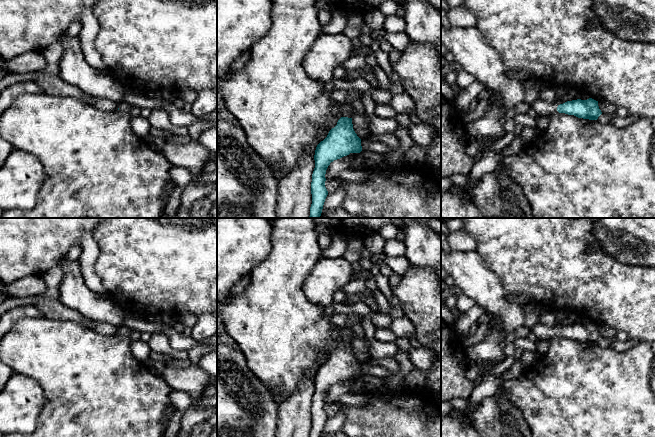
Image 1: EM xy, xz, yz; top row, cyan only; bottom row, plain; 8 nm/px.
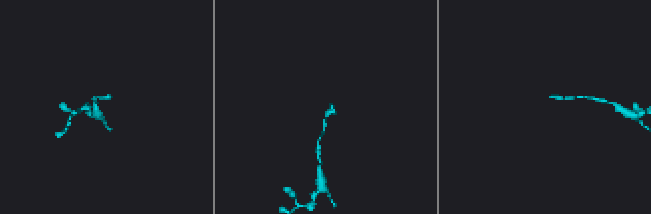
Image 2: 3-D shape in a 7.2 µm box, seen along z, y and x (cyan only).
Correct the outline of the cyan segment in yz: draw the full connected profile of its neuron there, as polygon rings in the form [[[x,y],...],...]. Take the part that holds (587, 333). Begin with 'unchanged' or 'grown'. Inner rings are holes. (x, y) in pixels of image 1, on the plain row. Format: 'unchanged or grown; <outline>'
grown; [[[537,322],[530,331],[535,334],[537,339],[551,339],[555,335],[559,337],[565,337],[568,339],[574,339],[578,342],[597,344],[602,338],[598,330],[598,325],[589,322],[587,324],[572,324],[563,328],[556,328],[552,326],[545,326],[541,322]]]

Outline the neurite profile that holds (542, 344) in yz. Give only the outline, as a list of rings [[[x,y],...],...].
[[[537,339],[537,353],[538,355],[544,355],[548,350],[549,339]]]

